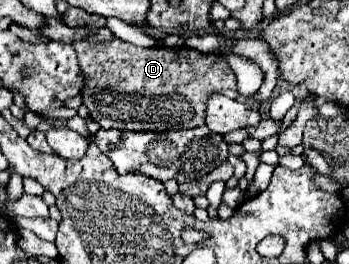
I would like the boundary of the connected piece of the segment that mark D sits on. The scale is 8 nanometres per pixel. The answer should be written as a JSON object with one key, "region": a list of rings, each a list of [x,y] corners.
{"region":[[[86,37],[74,41],[78,63],[86,75],[86,87],[82,87],[82,101],[90,111],[90,117],[102,129],[128,129],[128,131],[170,131],[170,129],[192,129],[204,125],[206,101],[212,93],[224,93],[236,99],[238,85],[236,75],[222,55],[202,55],[188,47],[134,47],[120,39],[106,41],[100,45],[88,45]]]}

